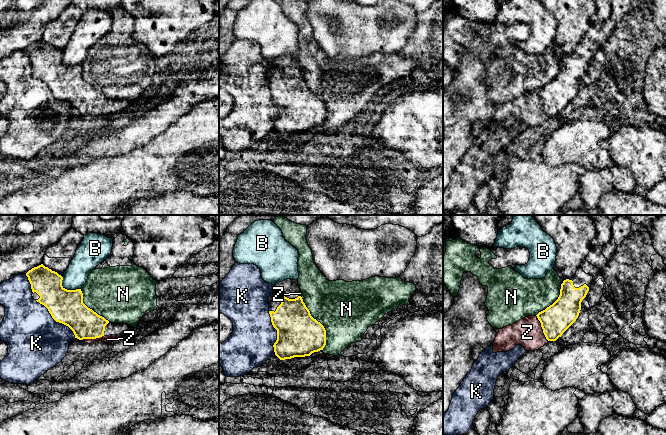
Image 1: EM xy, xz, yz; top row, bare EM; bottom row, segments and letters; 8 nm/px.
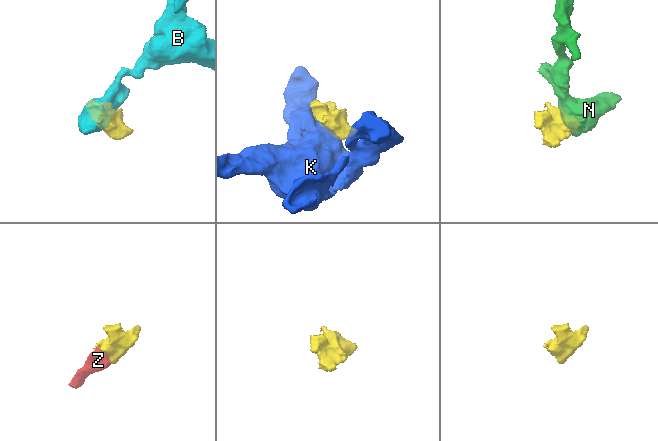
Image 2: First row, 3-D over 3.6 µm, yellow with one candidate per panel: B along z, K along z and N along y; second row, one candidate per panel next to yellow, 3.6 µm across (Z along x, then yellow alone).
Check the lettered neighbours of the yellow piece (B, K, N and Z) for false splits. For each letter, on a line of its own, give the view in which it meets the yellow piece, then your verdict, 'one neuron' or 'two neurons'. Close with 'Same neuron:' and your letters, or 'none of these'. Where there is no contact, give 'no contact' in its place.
B: xy | two neurons
K: xy | two neurons
N: xz | two neurons
Z: yz | one neuron
Same neuron: Z

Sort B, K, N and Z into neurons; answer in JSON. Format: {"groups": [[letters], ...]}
{"groups": [["B"], ["K"], ["N"], ["Z"]]}

